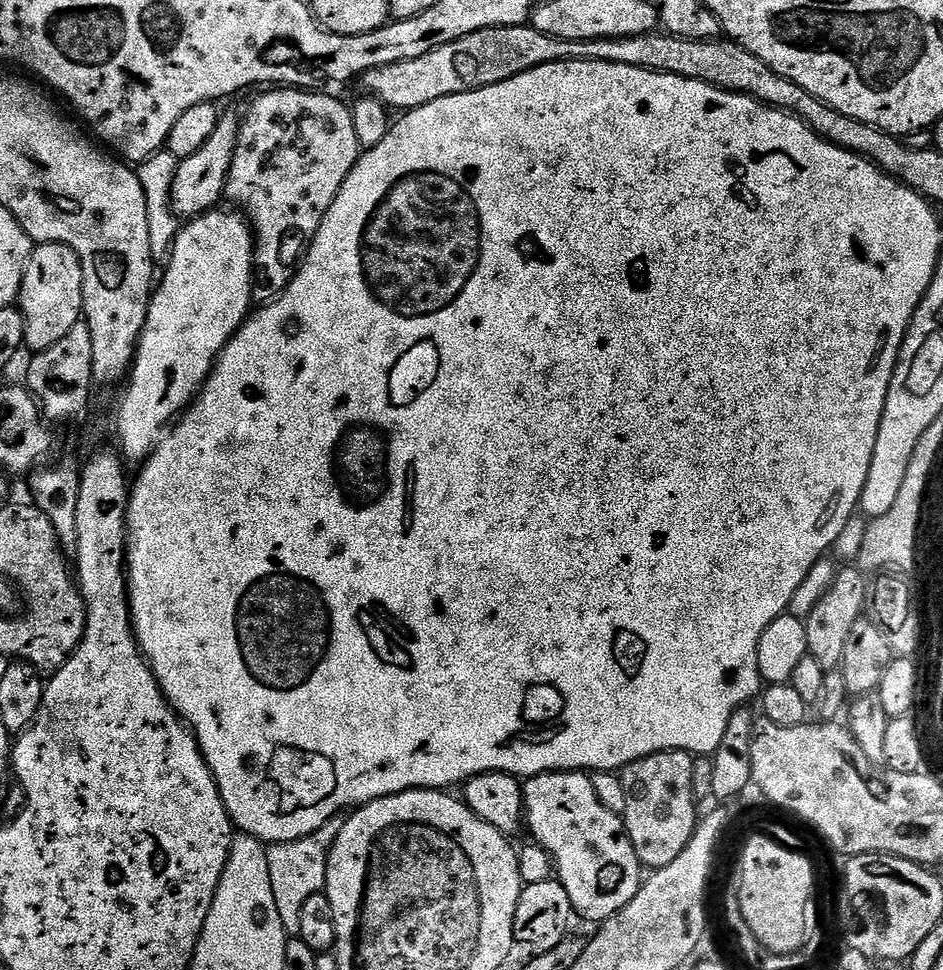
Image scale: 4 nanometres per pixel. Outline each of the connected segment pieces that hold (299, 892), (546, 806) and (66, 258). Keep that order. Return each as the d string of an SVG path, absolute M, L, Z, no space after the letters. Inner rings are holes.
M338 815L330 818L321 828L314 830L314 834L306 838L267 845L270 886L274 886L274 902L278 902L278 914L289 937L298 937L298 921L301 920L302 905L325 891L328 882L328 856L332 853L332 844L338 838L338 834L342 834L344 821L345 817Z
M587 771L583 772L544 772L541 776L530 776L523 781L524 789L524 818L526 828L532 831L531 839L544 847L554 865L555 875L558 877L560 885L566 890L566 894L572 903L573 913L577 917L580 916L584 920L596 920L595 922L603 922L611 918L614 914L618 914L618 910L622 910L630 901L638 894L642 883L642 865L640 860L634 854L634 846L630 842L628 832L624 828L624 821L621 817L615 816L610 810L606 810L606 806L602 806L602 802L598 802L598 794L594 794L594 782L591 775Z
M37 243L24 271L18 307L24 316L24 343L33 353L54 346L70 326L81 323L84 314L82 286L84 275L80 259L68 244Z

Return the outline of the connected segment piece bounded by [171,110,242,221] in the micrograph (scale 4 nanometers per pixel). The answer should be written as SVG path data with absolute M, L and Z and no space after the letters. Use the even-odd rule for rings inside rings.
M221 111L220 121L206 141L206 146L198 150L198 154L190 154L190 158L179 161L177 172L173 174L171 205L173 212L185 221L194 220L197 216L211 212L217 207L219 200L225 199L224 187L230 174L232 155L236 149L236 134L240 130L242 116L238 111Z

